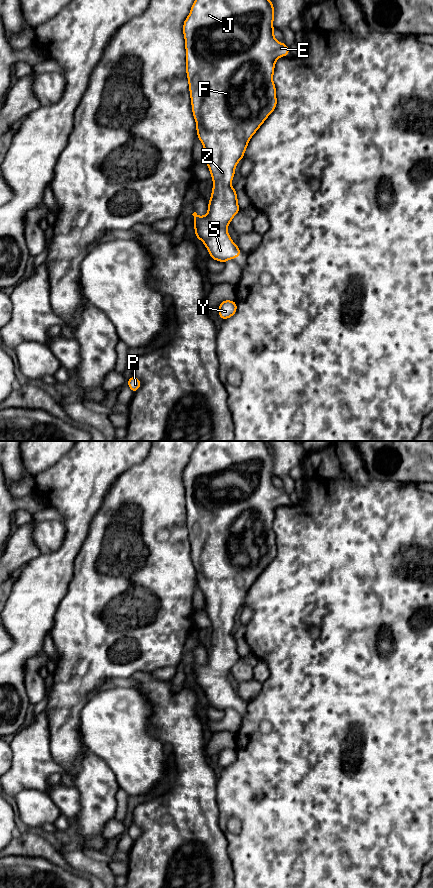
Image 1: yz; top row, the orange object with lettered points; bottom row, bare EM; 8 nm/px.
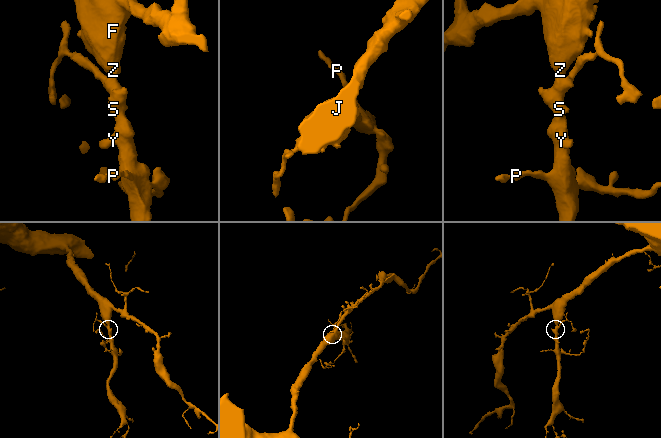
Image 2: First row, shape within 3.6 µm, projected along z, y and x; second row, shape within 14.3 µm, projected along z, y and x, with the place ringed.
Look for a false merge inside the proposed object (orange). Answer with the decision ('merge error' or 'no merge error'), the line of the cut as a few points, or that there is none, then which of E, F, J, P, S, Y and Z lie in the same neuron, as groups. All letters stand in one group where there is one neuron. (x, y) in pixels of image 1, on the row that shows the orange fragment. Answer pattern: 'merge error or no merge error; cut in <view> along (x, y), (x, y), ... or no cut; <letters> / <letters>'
no merge error; no cut; E F J P S Y Z

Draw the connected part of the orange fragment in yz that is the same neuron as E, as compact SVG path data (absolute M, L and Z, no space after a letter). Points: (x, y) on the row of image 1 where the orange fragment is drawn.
M195 0L183 23L186 50L186 74L197 137L201 141L205 161L211 173L213 188L205 216L194 216L195 237L204 243L210 258L226 263L239 257L241 250L231 239L227 227L241 210L237 192L231 186L237 163L243 160L252 136L276 109L276 86L273 82L276 61L290 51L274 36L274 6L271 0Z

